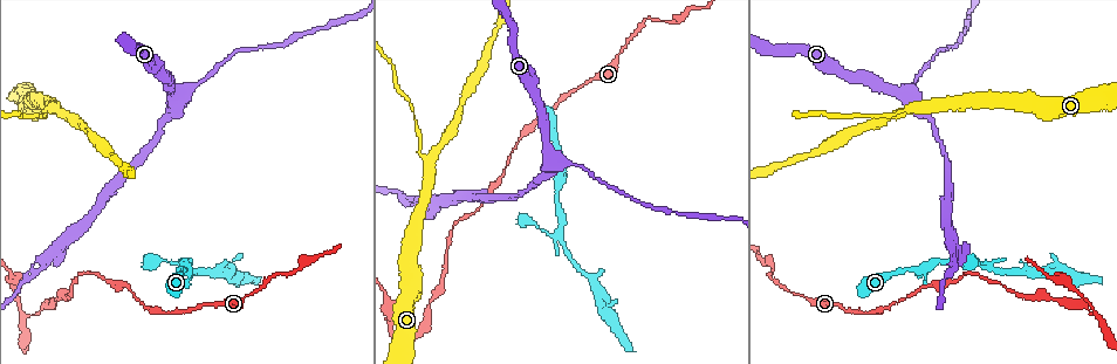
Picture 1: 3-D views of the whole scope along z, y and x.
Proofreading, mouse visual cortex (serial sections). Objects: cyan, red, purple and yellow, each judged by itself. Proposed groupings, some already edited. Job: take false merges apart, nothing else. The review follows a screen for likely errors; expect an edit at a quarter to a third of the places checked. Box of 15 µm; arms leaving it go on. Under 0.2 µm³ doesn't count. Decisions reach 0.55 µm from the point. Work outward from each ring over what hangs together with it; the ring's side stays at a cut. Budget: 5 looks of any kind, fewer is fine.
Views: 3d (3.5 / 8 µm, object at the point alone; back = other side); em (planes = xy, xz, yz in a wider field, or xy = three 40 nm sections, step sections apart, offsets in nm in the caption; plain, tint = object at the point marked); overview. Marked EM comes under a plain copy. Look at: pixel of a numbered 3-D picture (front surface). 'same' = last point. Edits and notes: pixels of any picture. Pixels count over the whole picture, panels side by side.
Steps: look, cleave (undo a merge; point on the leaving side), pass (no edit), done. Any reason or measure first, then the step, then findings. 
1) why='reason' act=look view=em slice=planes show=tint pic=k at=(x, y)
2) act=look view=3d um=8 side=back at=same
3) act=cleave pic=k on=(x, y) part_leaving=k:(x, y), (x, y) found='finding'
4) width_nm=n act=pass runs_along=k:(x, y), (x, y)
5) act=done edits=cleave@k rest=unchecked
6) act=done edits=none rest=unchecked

why='calibre changes' act=look view=3d um=8 side=back pic=1 at=(47, 262)

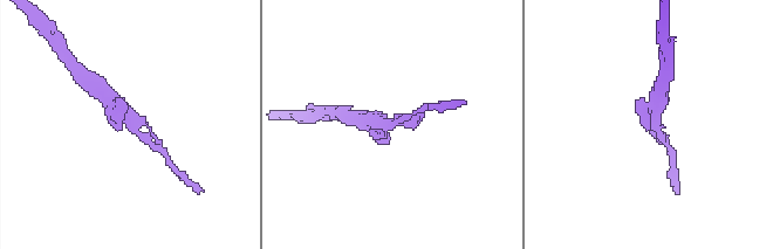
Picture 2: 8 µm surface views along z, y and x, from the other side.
why='closer look' act=look view=3d um=3.5 pic=2 at=(655, 120)

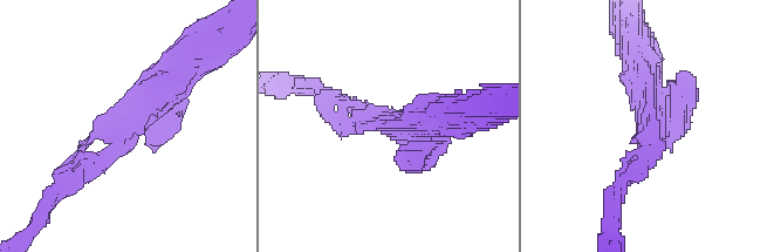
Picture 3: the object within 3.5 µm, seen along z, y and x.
why='now the EM' act=look view=em slice=planes show=tint pic=3 at=(131, 129)

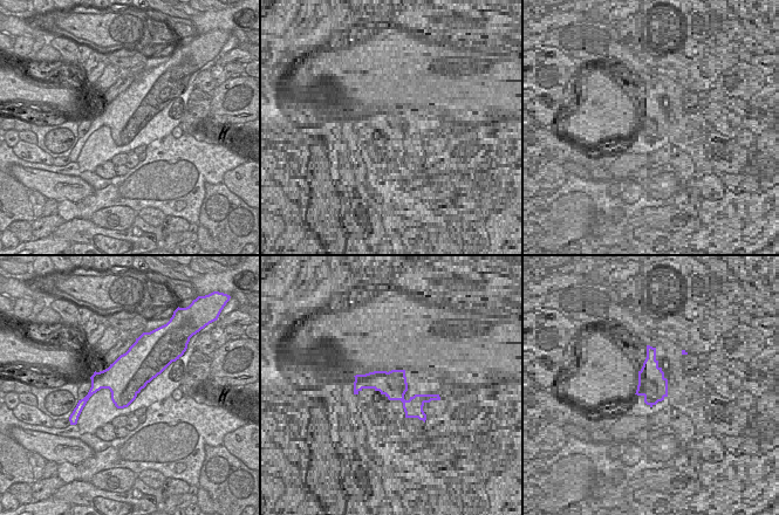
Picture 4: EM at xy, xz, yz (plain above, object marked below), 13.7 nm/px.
act=pass runs_along=3:(185, 67), (120, 143), (77, 178) found='all the same cell'

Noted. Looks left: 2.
why='three-way junction' act=look view=3d um=3.5 pic=1 at=(913, 108)

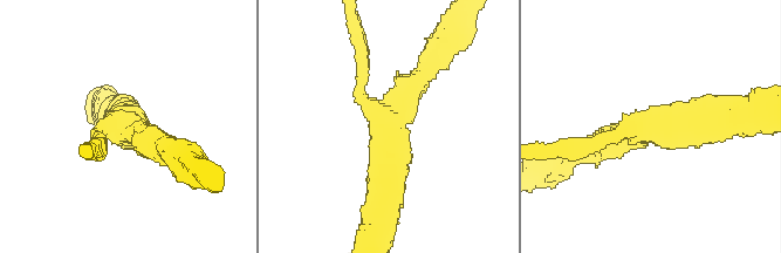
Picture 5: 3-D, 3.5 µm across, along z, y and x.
arms=3 arm_widths_nm=200,350,500 act=look view=em slice=xy step=3 show=tint pic=5 at=(124, 128)

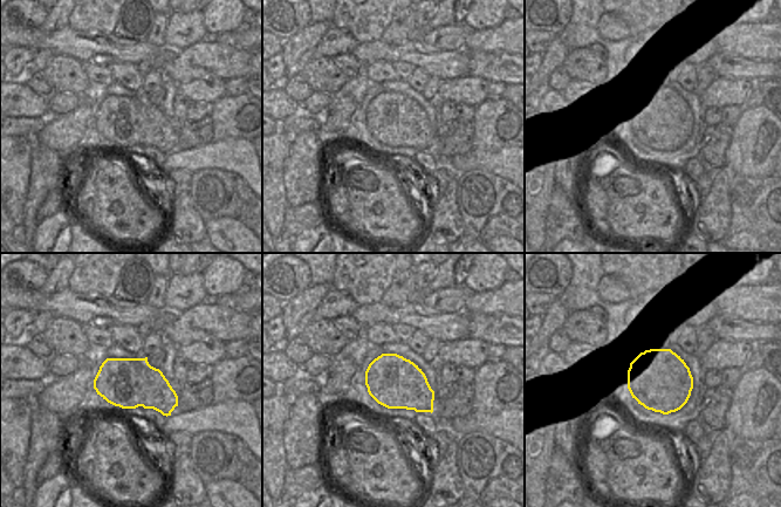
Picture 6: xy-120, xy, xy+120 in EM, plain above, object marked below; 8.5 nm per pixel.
act=pass found='continuous, no second cell'

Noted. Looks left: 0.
act=done edits=none rest=unchecked

